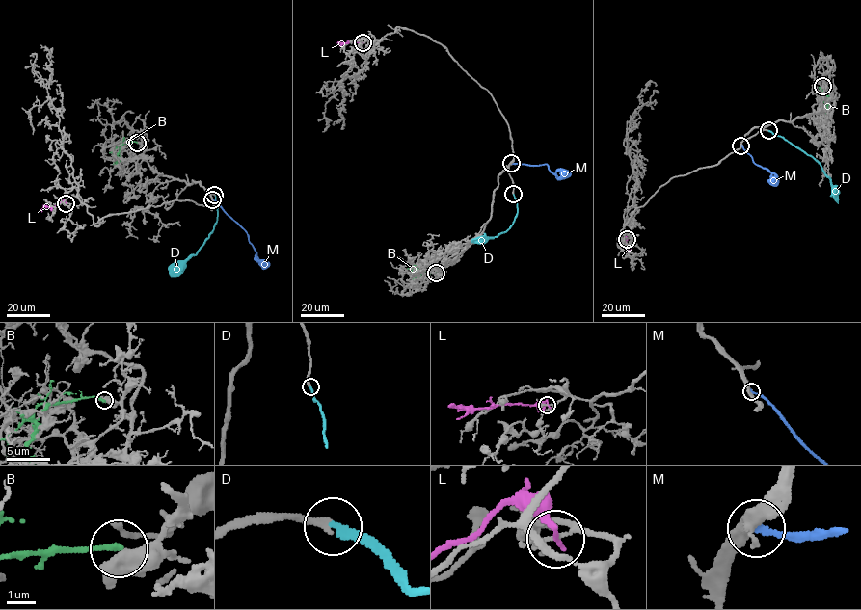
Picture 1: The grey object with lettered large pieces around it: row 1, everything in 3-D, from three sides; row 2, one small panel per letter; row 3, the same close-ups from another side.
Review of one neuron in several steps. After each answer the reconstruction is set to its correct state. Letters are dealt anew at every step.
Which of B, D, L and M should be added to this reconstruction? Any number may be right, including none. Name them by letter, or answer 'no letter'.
D

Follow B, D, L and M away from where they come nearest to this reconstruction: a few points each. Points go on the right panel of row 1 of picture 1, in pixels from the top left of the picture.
B: (822, 86), (826, 95), (824, 116)
D: (768, 130), (814, 158), (829, 177), (838, 201)
L: (627, 239), (629, 254)
M: (741, 145), (753, 162), (776, 175), (769, 182), (775, 177)

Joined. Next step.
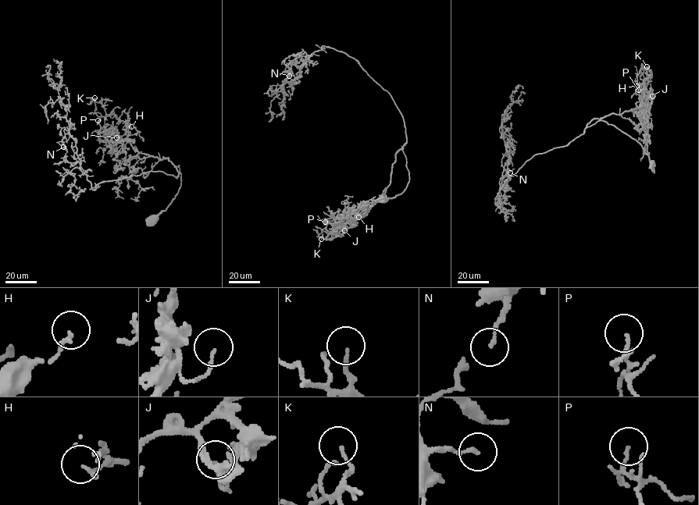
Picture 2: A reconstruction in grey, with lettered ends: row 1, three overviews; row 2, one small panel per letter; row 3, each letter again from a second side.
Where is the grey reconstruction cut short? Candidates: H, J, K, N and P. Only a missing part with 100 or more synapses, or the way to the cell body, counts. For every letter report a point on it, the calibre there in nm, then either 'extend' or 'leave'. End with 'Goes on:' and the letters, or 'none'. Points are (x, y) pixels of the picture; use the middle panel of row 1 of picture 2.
H: at (358, 217); 160 nm thick; leave
J: at (344, 230); 120 nm thick; leave
K: at (321, 239); 110 nm thick; extend
N: at (289, 76); 140 nm thick; leave
P: at (325, 222); 90 nm thick; leave
Goes on: K

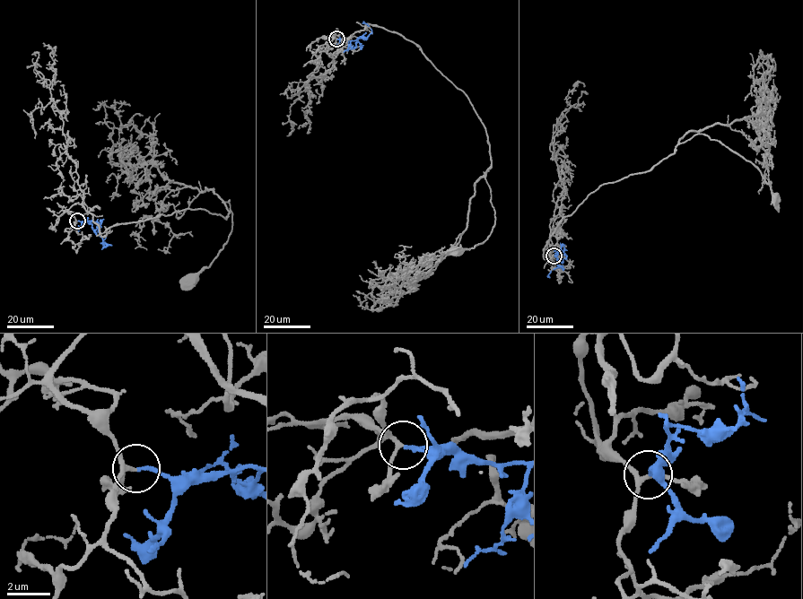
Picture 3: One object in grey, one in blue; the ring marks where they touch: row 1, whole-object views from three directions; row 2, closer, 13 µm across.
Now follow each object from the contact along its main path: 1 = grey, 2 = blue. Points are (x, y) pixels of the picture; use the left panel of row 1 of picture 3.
1: (77, 221), (68, 212), (77, 204), (103, 236), (187, 208), (226, 219), (229, 200), (226, 243), (191, 278)
2: (77, 221), (97, 222), (100, 235), (111, 245), (101, 249)

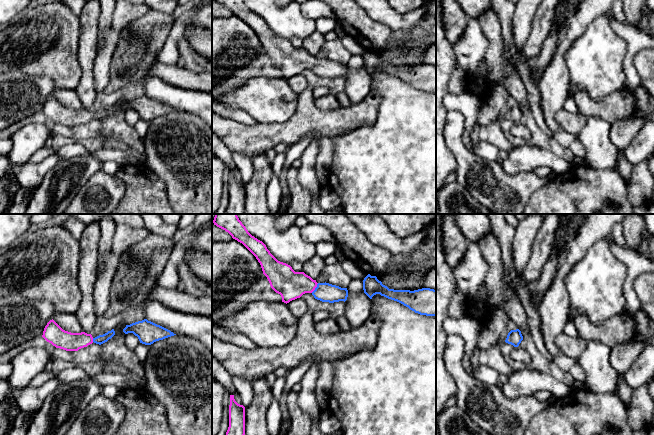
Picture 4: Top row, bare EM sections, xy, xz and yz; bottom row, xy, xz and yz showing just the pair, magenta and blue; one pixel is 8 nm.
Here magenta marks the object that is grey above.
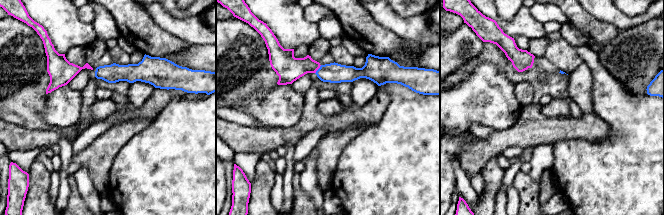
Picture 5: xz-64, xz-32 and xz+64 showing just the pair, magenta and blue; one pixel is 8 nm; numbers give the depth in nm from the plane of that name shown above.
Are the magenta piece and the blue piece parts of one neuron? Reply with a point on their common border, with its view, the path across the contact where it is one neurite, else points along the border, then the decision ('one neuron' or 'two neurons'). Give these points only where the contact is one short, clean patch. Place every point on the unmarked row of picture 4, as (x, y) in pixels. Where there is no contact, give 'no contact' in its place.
xz (315, 63) | across xz (291, 61), (315, 63), (325, 68) | one neuron

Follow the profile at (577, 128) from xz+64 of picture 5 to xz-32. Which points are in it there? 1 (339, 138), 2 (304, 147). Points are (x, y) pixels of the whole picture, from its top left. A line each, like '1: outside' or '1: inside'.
1: outside
2: outside

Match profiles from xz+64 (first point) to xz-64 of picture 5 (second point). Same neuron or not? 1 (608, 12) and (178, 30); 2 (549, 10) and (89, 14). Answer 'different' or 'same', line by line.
1: same
2: same

